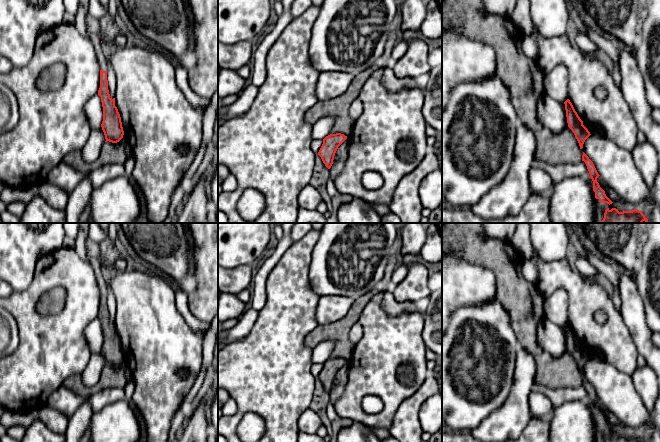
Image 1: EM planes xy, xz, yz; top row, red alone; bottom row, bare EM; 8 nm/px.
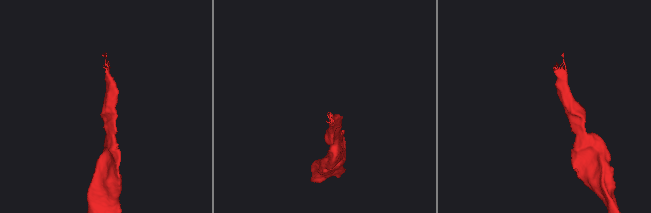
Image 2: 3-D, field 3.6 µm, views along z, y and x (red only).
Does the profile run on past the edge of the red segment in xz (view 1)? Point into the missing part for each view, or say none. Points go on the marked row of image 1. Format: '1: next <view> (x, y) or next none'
1: next none

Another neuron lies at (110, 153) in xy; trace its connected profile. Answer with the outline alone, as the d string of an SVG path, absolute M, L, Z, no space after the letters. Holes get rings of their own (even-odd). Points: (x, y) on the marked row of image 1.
M122 138L117 143L105 142L99 157L95 162L89 164L83 160L81 151L72 151L68 153L62 162L72 166L76 170L85 173L95 169L98 166L120 163L123 164L127 160L126 146L128 143Z

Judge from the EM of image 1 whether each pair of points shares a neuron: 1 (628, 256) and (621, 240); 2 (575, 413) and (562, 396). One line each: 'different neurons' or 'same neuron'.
1: same neuron
2: different neurons

